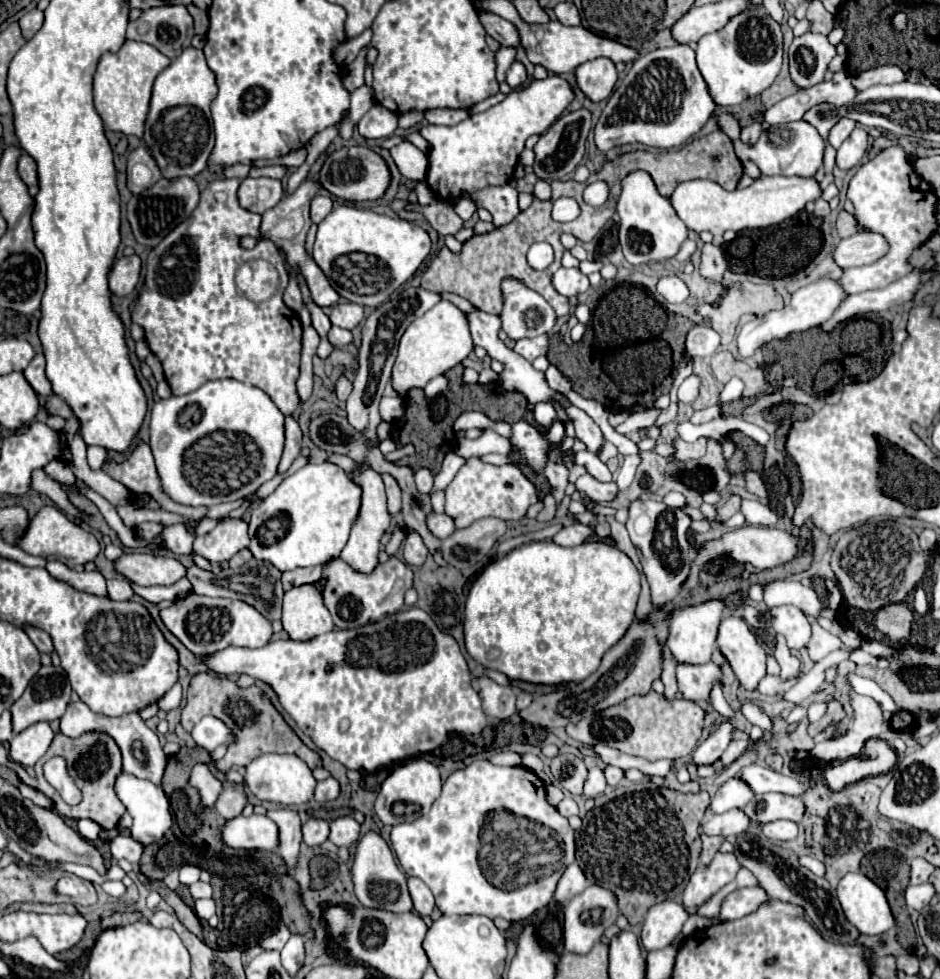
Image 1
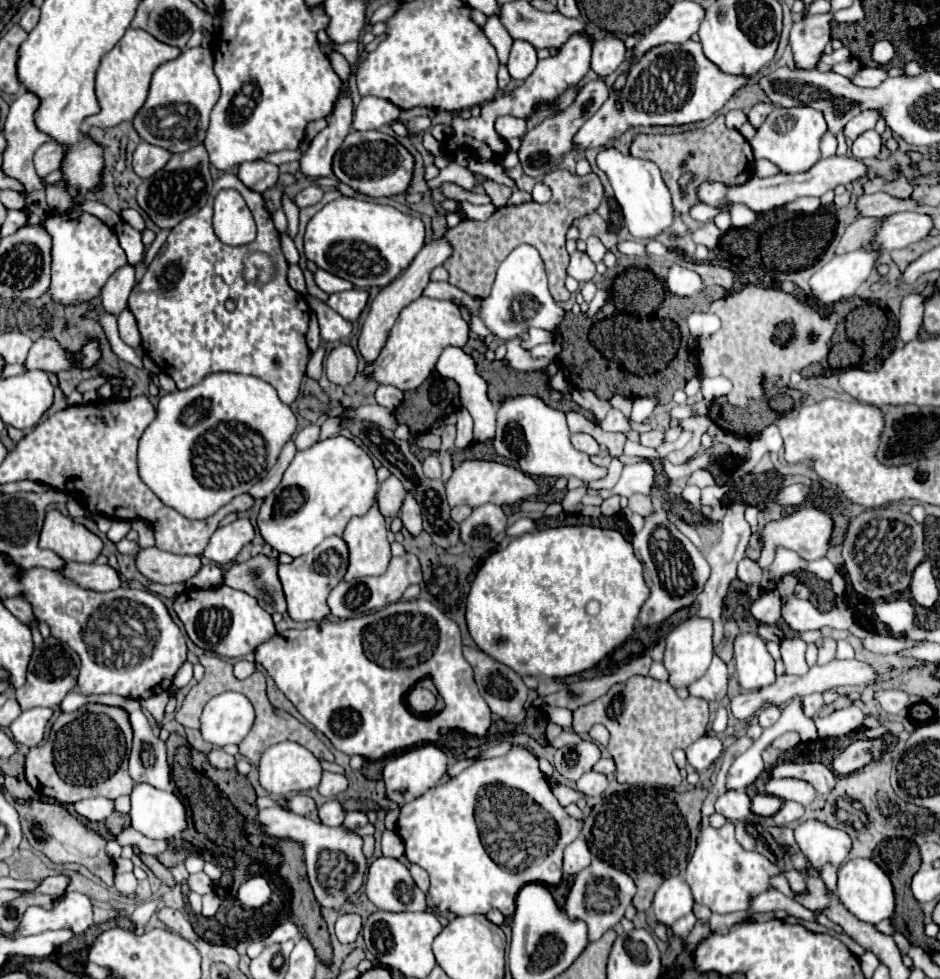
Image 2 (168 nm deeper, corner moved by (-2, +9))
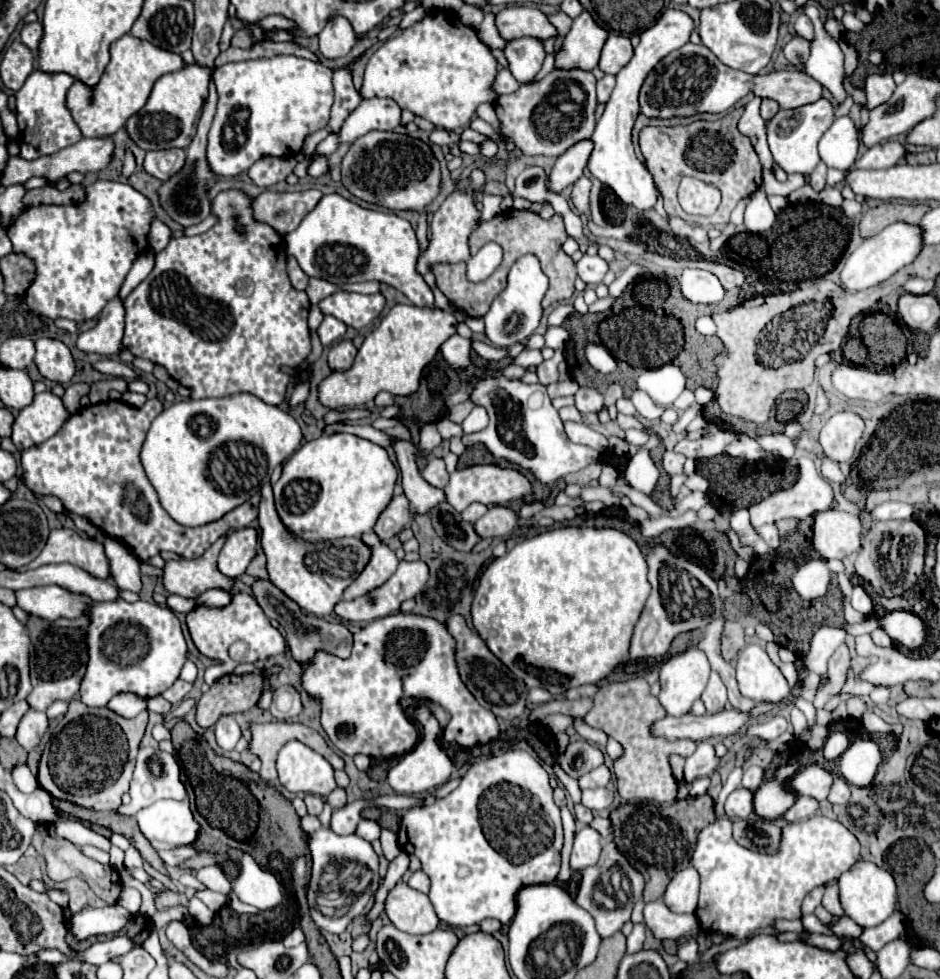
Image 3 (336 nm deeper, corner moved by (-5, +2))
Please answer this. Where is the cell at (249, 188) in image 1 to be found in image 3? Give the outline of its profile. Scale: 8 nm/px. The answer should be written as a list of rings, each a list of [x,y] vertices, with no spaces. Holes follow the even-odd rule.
[[[262,157],[248,169],[248,175],[258,187],[272,187],[278,181],[284,181],[292,173],[294,165],[294,157]]]

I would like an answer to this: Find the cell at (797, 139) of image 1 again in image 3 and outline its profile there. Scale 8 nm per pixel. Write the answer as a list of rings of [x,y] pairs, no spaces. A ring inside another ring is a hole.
[[[822,97],[814,103],[796,107],[796,109],[780,109],[768,121],[768,145],[770,145],[774,161],[786,173],[810,175],[814,171],[814,167],[820,163],[818,141],[830,129],[832,121],[834,121],[834,107],[832,107],[832,101],[826,97]]]

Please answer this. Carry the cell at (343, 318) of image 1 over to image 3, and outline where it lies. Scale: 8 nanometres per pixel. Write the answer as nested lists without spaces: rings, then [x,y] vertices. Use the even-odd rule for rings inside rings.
[[[336,291],[324,297],[318,303],[318,307],[324,315],[332,315],[354,329],[362,329],[374,317],[380,315],[380,311],[384,309],[384,303],[386,299],[382,297],[382,293],[362,295],[362,293],[352,293],[352,291]]]

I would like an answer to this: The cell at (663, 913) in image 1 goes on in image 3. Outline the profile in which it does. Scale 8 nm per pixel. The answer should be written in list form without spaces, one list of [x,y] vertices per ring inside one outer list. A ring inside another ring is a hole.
[[[686,867],[674,875],[670,881],[664,903],[672,913],[694,913],[698,905],[698,889],[700,889],[700,875],[694,867]]]

